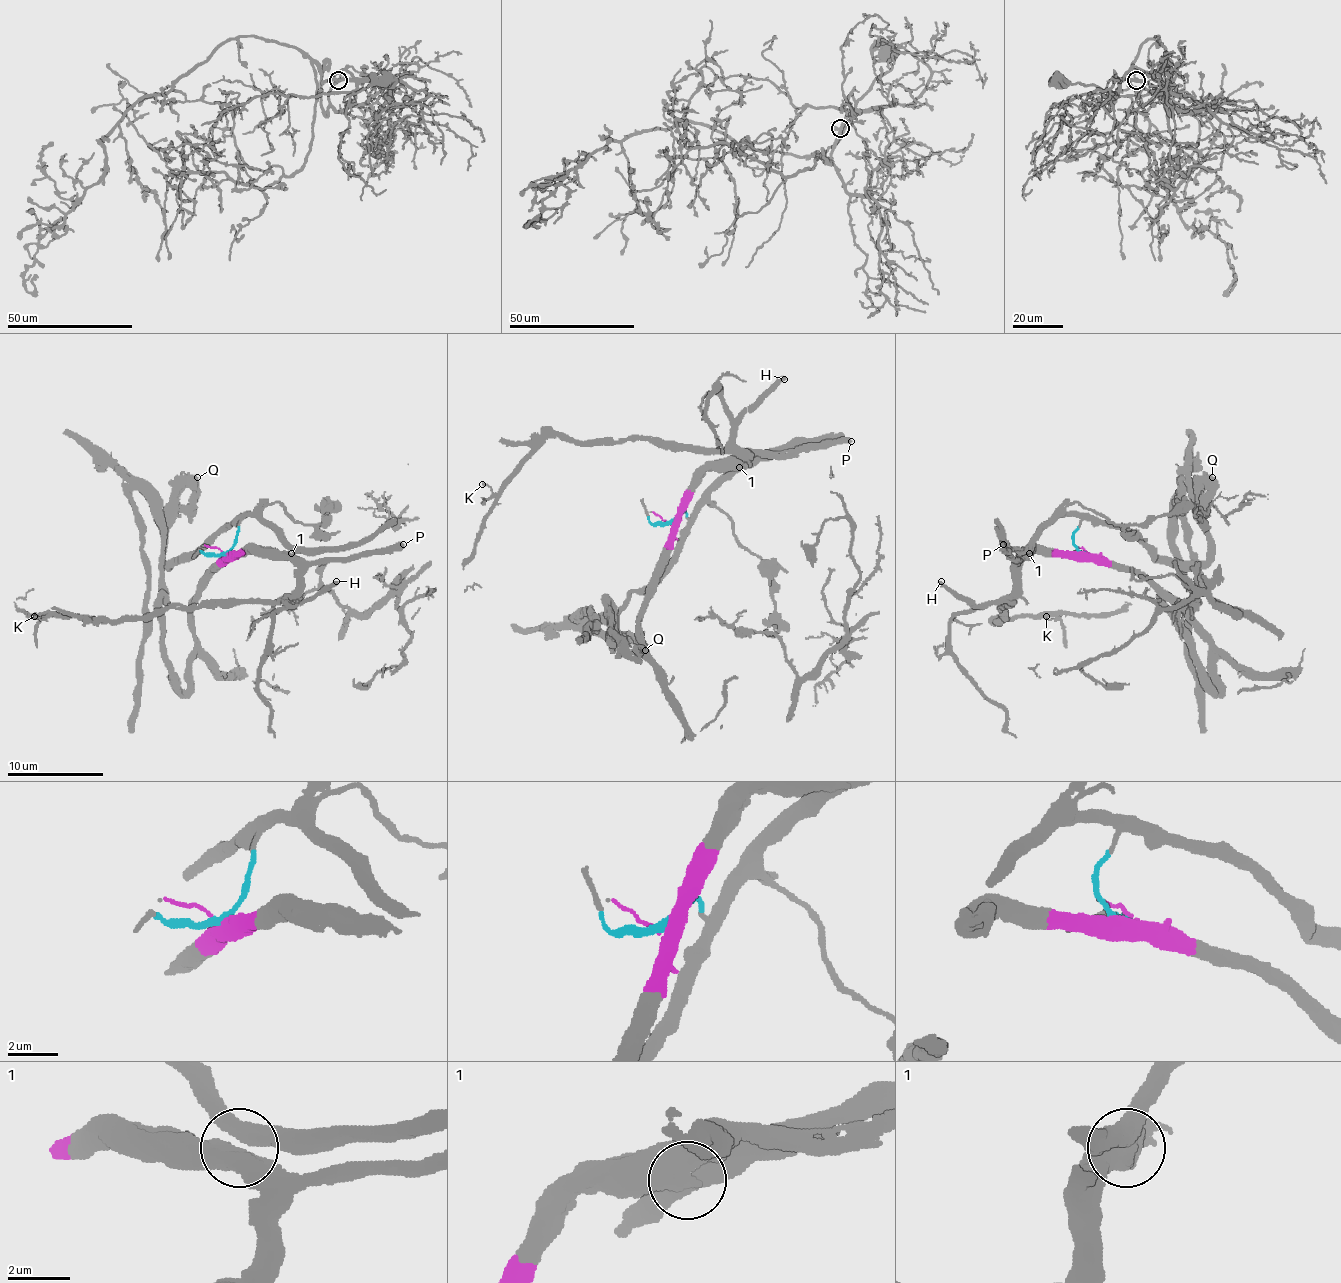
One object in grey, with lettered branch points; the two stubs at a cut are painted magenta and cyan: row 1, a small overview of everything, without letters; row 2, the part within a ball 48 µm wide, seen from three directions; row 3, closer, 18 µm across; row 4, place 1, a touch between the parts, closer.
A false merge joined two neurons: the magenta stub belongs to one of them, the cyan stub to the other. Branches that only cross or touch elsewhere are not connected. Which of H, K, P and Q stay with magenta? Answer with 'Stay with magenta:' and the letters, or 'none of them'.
Stay with magenta: H, K, P

